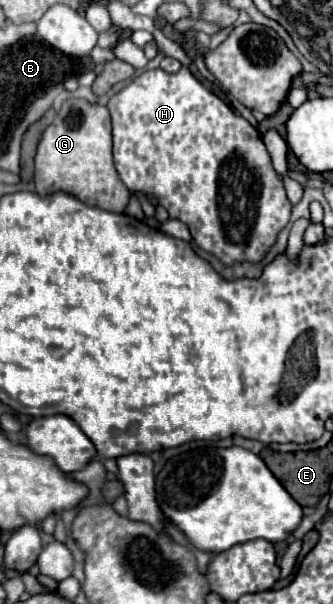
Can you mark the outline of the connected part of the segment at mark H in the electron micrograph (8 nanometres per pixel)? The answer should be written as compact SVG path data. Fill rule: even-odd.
M181 67L177 73L165 73L163 69L143 71L125 89L121 89L119 93L115 93L111 97L111 101L107 103L107 109L109 109L111 121L113 121L113 159L115 159L115 169L117 169L121 181L127 185L129 191L141 191L145 195L157 197L159 205L163 205L169 211L169 217L175 217L175 219L183 221L189 227L189 231L193 235L193 241L201 249L217 255L225 265L231 265L235 261L259 261L259 259L263 259L263 255L267 253L267 249L275 243L277 233L287 225L287 221L291 217L291 203L289 203L289 199L285 195L281 177L275 173L275 169L271 165L271 157L269 157L269 153L265 149L265 143L261 141L259 131L253 125L249 125L247 119L243 119L241 115L237 115L215 93L211 93L209 89L205 89L189 73L187 67Z

